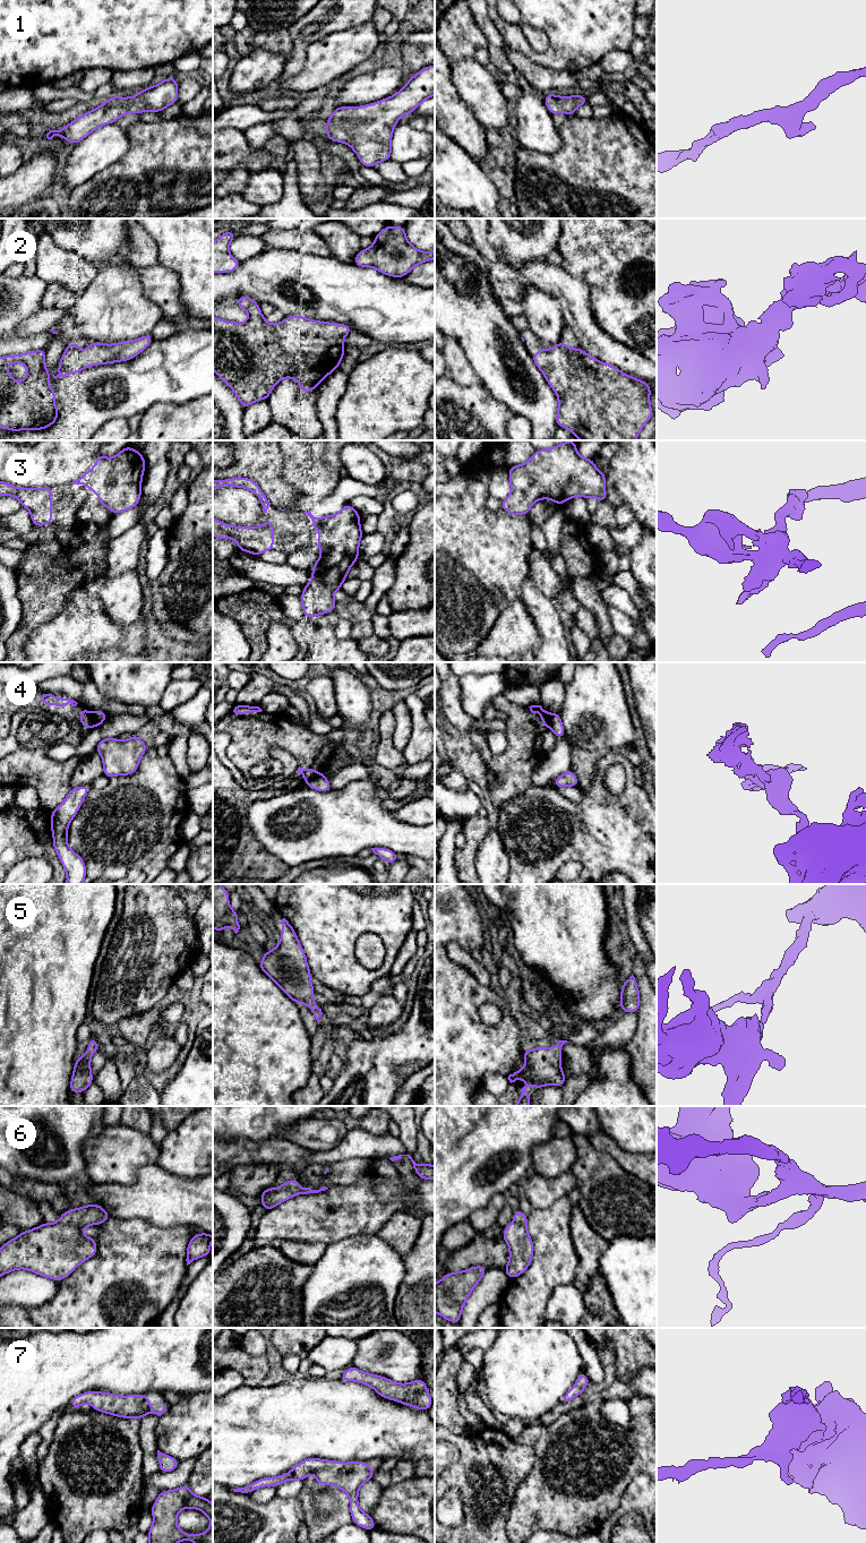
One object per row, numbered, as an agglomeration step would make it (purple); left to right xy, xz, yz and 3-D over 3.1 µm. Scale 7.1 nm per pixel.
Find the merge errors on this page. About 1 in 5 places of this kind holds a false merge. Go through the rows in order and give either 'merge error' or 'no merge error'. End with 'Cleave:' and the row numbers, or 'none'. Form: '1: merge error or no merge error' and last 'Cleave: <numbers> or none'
1: no merge error
2: no merge error
3: no merge error
4: merge error
5: no merge error
6: no merge error
7: no merge error
Cleave: 4

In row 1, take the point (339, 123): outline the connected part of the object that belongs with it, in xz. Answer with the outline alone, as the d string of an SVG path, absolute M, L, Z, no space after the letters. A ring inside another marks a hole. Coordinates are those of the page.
M435 66L421 69L417 75L409 78L406 85L395 95L378 102L352 106L338 106L326 119L326 136L331 142L346 143L358 155L361 165L374 168L375 164L391 160L392 134L397 126L397 120L404 114L412 114L427 98L435 95Z

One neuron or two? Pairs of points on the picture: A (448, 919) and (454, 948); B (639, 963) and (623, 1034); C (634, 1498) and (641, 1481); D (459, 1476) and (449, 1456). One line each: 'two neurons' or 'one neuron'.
A: two neurons
B: two neurons
C: one neuron
D: two neurons

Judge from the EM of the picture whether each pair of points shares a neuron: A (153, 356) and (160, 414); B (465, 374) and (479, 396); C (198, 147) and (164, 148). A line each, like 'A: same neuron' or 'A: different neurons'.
A: different neurons
B: different neurons
C: same neuron

